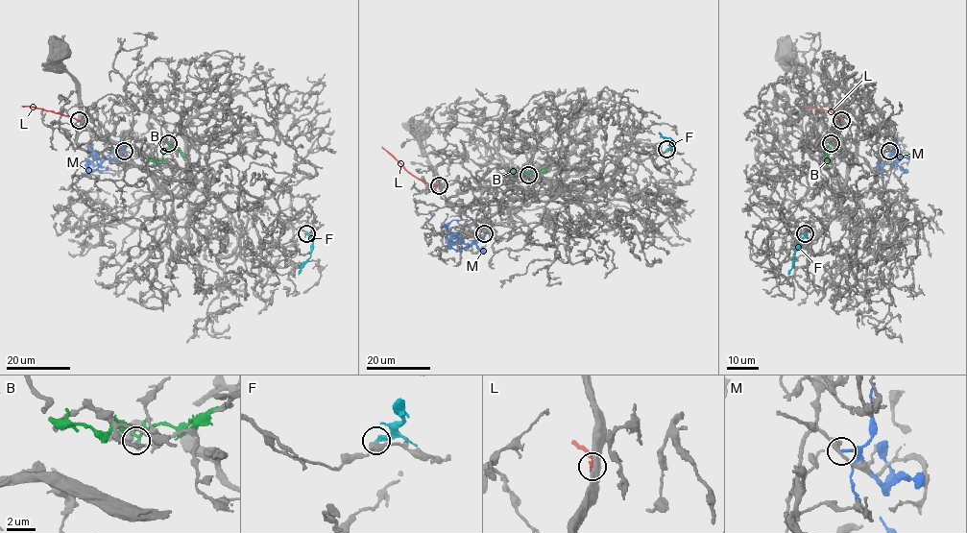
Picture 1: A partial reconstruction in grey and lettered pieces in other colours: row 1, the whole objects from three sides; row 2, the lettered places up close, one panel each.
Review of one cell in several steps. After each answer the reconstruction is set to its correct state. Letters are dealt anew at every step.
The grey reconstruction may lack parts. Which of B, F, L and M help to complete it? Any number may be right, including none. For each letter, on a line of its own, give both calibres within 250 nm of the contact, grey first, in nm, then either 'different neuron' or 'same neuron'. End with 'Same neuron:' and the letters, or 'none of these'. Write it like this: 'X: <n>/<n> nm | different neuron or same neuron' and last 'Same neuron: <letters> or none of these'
B: 280/240 nm | different neuron
F: 340/260 nm | different neuron
L: 750/280 nm | different neuron
M: 360/240 nm | different neuron
Same neuron: none of these

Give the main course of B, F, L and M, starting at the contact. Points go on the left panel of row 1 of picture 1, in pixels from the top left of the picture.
B: (168, 143), (170, 148), (164, 152), (160, 161), (153, 162), (149, 157)
F: (306, 233), (313, 242), (313, 249), (299, 274)
L: (80, 120), (22, 106)
M: (124, 151), (113, 159), (98, 157), (95, 159), (86, 159), (88, 171), (94, 171), (97, 162)

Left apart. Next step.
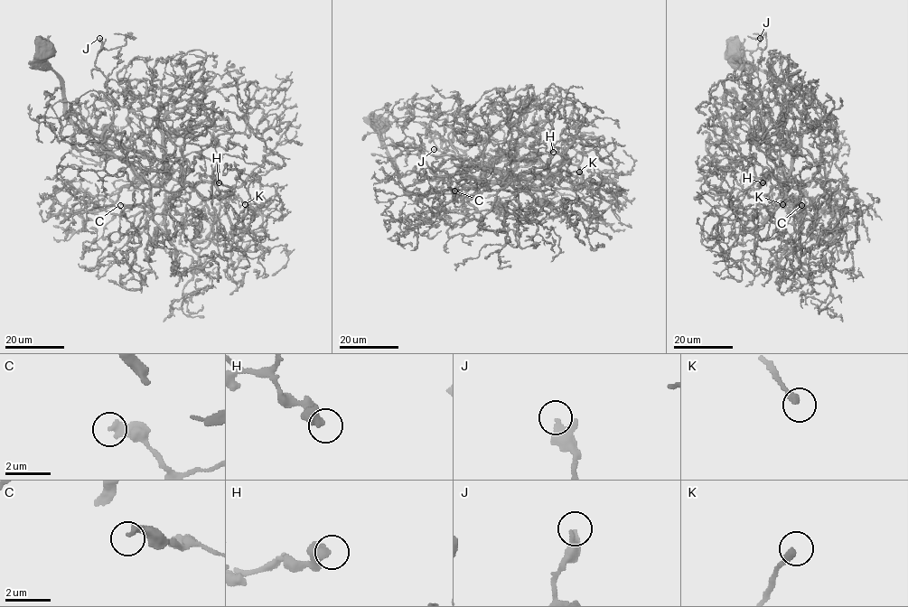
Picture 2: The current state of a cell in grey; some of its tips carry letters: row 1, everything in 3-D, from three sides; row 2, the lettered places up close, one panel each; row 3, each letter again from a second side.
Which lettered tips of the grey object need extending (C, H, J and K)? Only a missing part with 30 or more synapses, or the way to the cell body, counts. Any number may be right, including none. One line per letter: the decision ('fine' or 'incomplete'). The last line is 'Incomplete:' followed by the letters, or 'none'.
C: fine
H: fine
J: fine
K: incomplete
Incomplete: K

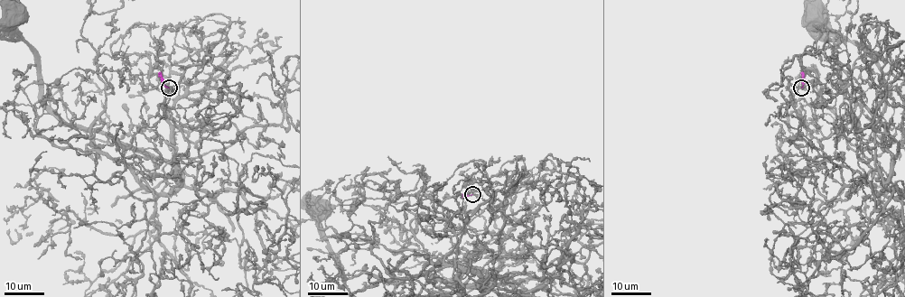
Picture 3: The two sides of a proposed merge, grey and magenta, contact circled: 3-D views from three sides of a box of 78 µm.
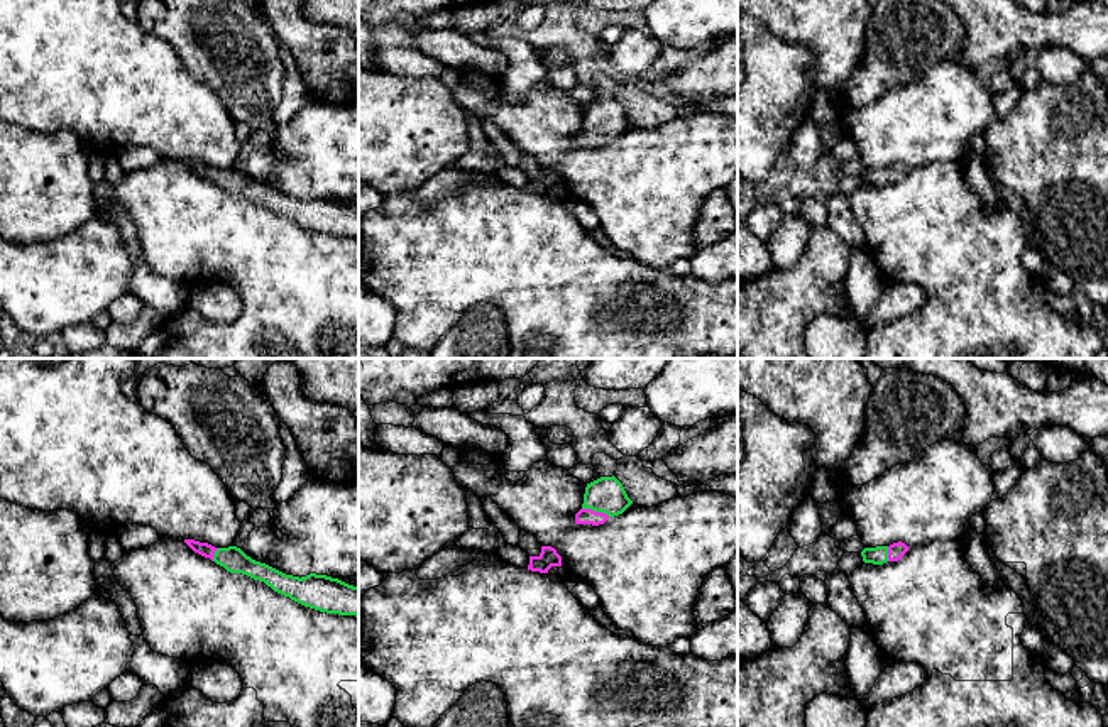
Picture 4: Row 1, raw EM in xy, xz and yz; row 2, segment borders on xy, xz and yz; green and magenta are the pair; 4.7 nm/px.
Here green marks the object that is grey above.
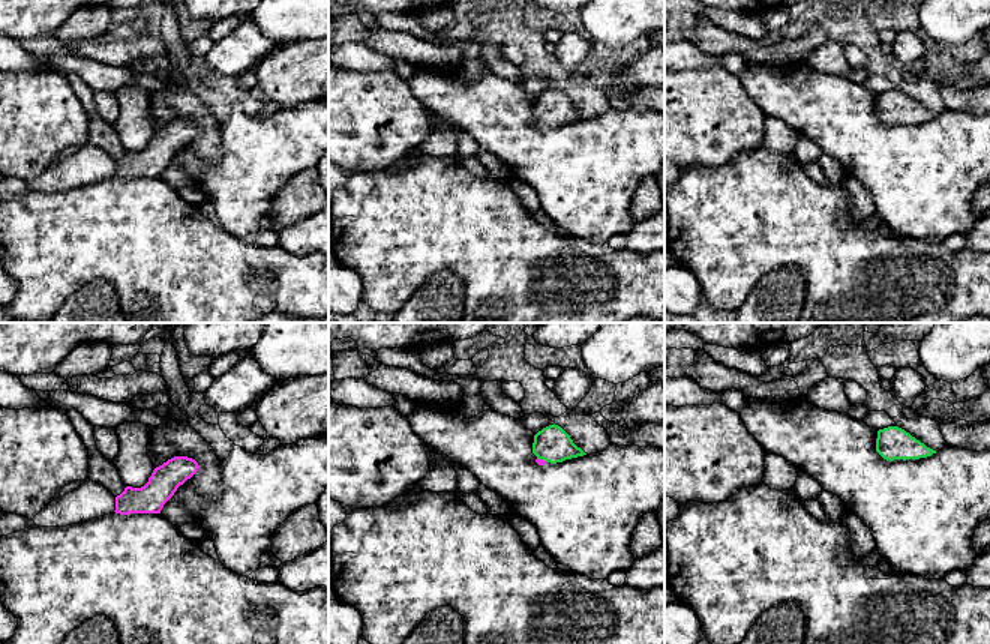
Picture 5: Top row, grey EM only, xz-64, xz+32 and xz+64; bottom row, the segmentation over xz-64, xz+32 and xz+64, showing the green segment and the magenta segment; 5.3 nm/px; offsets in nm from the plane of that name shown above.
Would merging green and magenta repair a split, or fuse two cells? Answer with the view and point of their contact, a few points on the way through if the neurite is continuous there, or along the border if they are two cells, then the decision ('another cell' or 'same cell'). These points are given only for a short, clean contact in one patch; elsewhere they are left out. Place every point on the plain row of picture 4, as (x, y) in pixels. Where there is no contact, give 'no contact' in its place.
meets green in xz at (596, 132); runs through xz (606, 115), (596, 132), (584, 137); same cell

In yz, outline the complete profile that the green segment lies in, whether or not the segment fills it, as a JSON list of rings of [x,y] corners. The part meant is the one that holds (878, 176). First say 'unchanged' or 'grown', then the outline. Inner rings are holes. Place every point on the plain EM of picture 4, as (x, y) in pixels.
grown; [[[902,162],[890,167],[864,169],[861,172],[864,184],[883,186],[886,183],[898,183],[908,172],[908,167]]]

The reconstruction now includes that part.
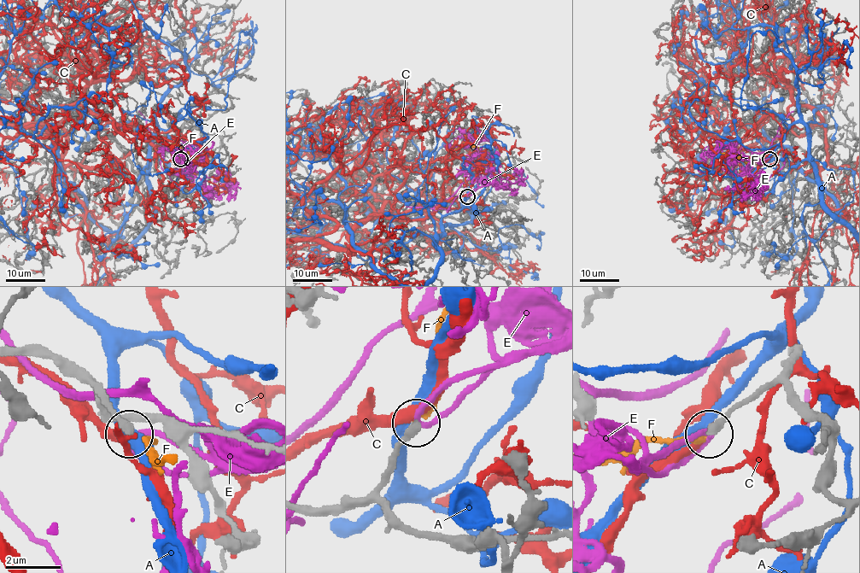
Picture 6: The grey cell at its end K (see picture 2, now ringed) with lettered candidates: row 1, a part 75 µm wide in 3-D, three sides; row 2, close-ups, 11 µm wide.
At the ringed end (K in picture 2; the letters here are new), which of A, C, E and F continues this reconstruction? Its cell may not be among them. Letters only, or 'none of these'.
F

